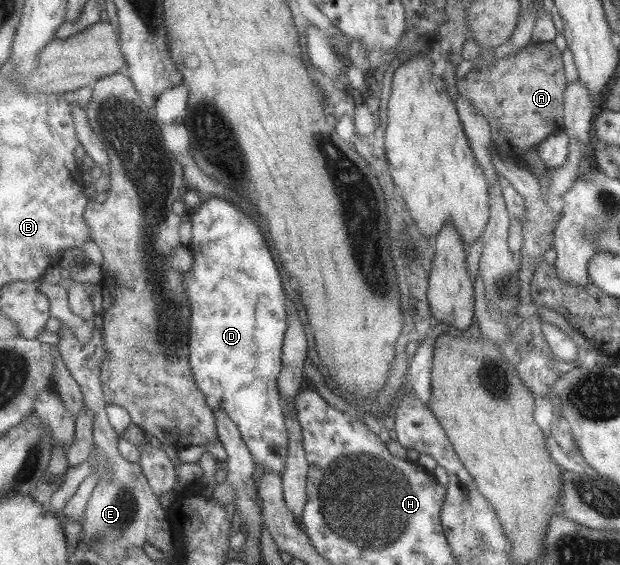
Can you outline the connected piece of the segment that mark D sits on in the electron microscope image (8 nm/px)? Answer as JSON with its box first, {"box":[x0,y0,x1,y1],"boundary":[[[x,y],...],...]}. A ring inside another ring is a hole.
{"box":[183,196,290,475],"boundary":[[[218,196],[210,197],[204,200],[204,203],[191,213],[193,218],[193,239],[190,244],[192,252],[195,254],[195,266],[193,270],[188,270],[183,273],[187,282],[187,289],[192,303],[192,322],[191,322],[191,365],[195,374],[196,382],[199,387],[205,392],[208,398],[215,399],[220,407],[232,418],[232,421],[239,427],[248,449],[254,455],[256,463],[259,467],[264,467],[266,473],[280,473],[283,475],[288,461],[288,445],[290,445],[290,433],[286,424],[284,410],[282,410],[282,399],[280,399],[279,376],[283,369],[283,346],[285,334],[289,327],[289,322],[286,322],[288,310],[286,310],[286,292],[284,292],[284,280],[280,274],[280,268],[276,264],[276,258],[264,238],[262,228],[258,226],[258,222],[254,222],[252,216],[248,216],[240,206],[220,198]]]}

